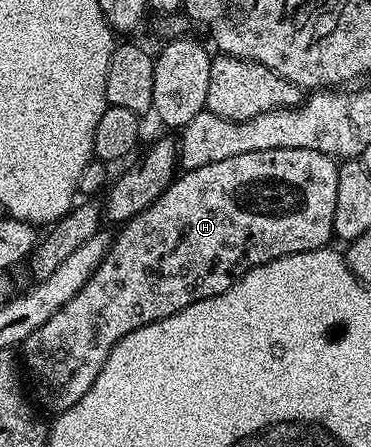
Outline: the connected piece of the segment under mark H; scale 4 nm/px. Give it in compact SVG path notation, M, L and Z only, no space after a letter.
M273 148L267 150L257 150L256 152L245 152L236 156L221 158L215 162L209 162L205 166L188 168L178 178L172 180L165 191L156 198L152 204L146 205L136 216L132 215L126 223L118 230L119 233L113 236L109 247L103 253L103 259L91 271L87 281L79 287L71 299L63 303L59 311L52 314L40 328L33 330L29 338L21 345L21 364L31 375L31 380L35 383L35 392L39 395L39 400L51 411L51 414L58 414L69 410L89 390L89 386L95 384L97 374L103 372L105 358L110 355L111 347L117 343L122 336L130 336L137 328L158 325L166 321L168 316L177 314L183 308L188 308L190 304L198 304L205 298L213 298L213 294L228 292L236 282L249 270L253 270L262 264L268 264L271 260L276 260L289 254L298 252L308 252L324 247L328 243L327 239L332 239L335 227L333 226L333 214L337 206L337 174L339 169L336 161L332 157L321 154L317 150L307 150L305 148Z

